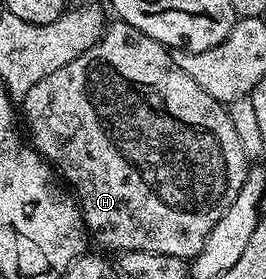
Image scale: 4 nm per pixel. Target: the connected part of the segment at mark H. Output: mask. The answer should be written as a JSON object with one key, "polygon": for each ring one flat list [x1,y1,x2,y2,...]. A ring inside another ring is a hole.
{"polygon":[[117,19,114,22,114,25,113,22,106,24,104,35,90,49,83,51,79,59,71,59,71,63,67,63,67,67,59,67,59,71,51,71,47,79,35,83,35,87,27,91,23,98,23,125,33,148,60,174,66,186,72,189,73,185,72,192,81,210,81,218,85,220,88,236,92,240,94,237,105,249,117,249,118,254,127,251,151,251,159,255,192,259,203,247,207,235,211,235,211,227,215,227,215,223,223,219,223,211,227,211,227,207,235,203,235,195,239,195,239,187,243,187,245,182,247,158,243,155,243,146,239,144,228,108,222,102,211,99,211,95,207,95,207,91,203,91,203,87,199,87,199,83,195,83,195,79,187,75,187,71,174,65,170,50,165,46,143,35,143,31,131,27,123,20]]}

